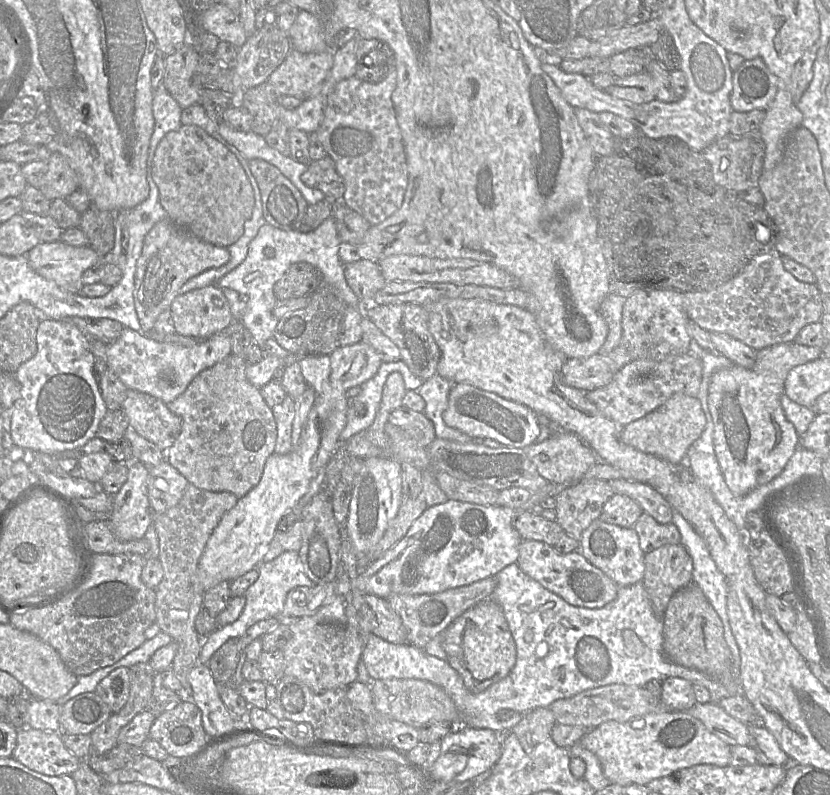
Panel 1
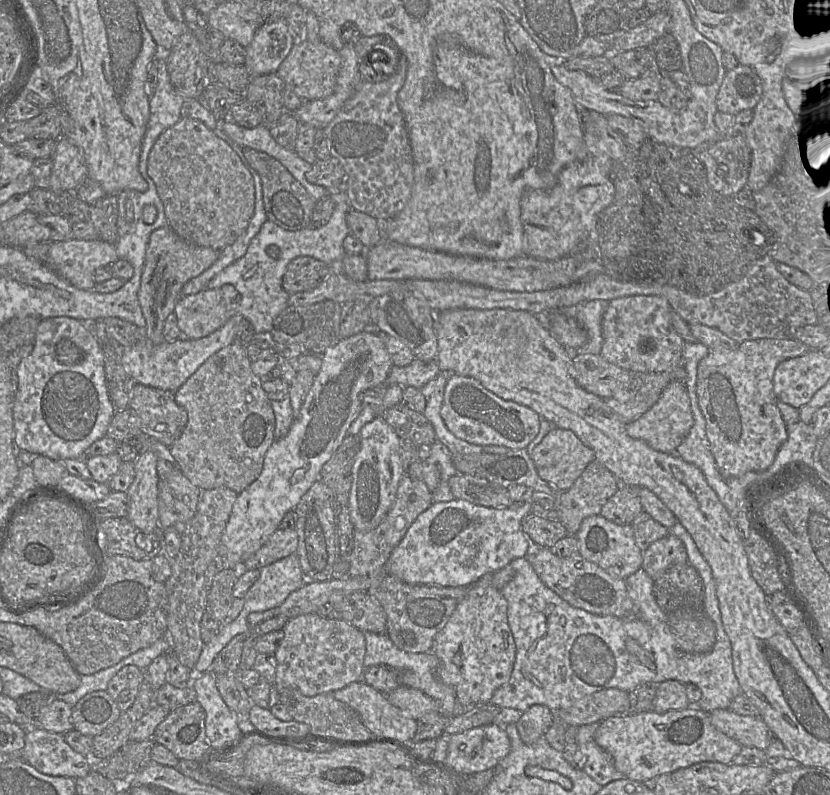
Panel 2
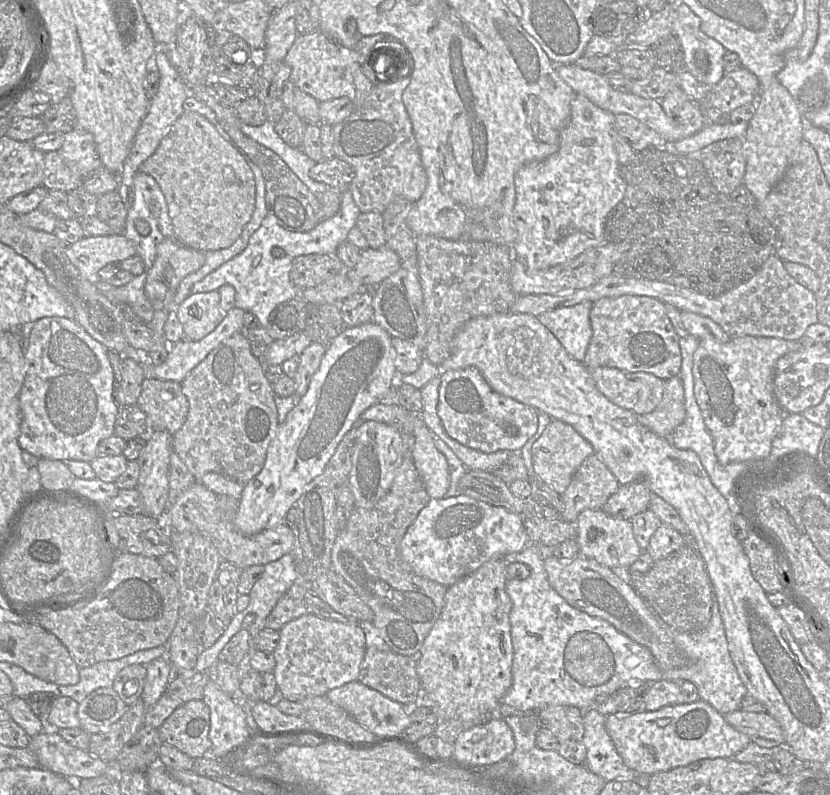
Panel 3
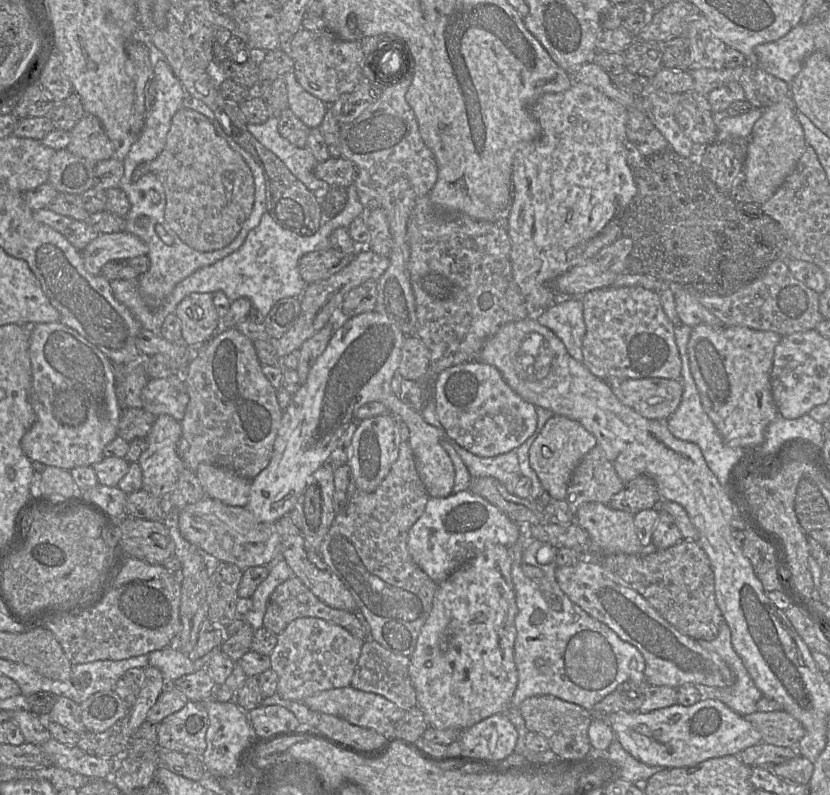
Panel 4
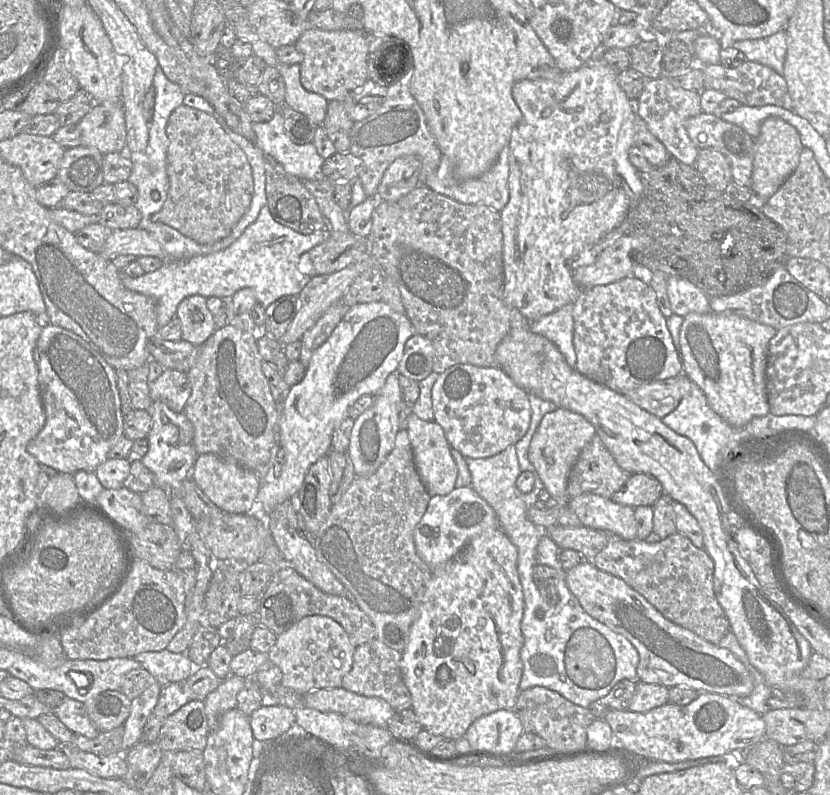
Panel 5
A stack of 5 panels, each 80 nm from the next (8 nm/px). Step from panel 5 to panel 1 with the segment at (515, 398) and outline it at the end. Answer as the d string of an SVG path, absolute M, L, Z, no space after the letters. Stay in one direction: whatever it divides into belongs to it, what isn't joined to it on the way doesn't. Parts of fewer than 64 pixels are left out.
M467 383L452 385L443 420L447 426L469 436L489 438L513 448L525 448L532 445L540 433L539 416L535 411Z

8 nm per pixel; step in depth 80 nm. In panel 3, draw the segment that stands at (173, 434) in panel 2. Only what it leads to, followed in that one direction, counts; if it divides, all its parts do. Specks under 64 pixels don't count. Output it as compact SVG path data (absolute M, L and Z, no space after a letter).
M145 378L143 381L137 406L147 416L149 431L162 430L171 435L174 435L182 427L189 410L189 403L182 393L181 383L154 378Z

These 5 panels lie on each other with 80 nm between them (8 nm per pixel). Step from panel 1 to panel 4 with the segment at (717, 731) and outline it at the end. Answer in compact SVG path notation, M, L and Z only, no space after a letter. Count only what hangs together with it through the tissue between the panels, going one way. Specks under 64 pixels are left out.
M784 710L754 712L743 716L760 733L763 743L796 748L805 735L803 725Z

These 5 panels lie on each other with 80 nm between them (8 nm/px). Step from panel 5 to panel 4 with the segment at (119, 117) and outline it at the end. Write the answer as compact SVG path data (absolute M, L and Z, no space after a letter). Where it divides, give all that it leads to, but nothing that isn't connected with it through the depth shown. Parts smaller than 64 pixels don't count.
M85 113L71 129L71 140L67 150L94 163L116 156L116 149L107 137L100 120Z

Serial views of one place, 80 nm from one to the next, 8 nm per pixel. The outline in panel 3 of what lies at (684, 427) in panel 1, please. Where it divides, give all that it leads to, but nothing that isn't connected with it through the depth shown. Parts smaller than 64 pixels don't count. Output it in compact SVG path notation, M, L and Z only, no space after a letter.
M679 375L665 381L663 397L650 413L637 415L644 427L662 438L669 438L686 416L683 383Z

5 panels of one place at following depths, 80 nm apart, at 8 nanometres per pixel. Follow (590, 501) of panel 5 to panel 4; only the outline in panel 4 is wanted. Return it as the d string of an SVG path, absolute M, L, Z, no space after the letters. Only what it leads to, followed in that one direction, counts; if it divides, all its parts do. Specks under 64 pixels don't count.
M588 502L579 507L575 523L587 531L602 555L641 553L634 515L630 513L614 510L607 504Z

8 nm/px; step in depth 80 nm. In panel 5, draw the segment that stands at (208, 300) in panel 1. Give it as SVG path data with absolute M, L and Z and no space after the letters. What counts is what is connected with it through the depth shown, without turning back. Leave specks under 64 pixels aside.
M192 295L183 299L176 311L182 326L182 340L201 346L217 329L212 313L206 305L207 298Z

